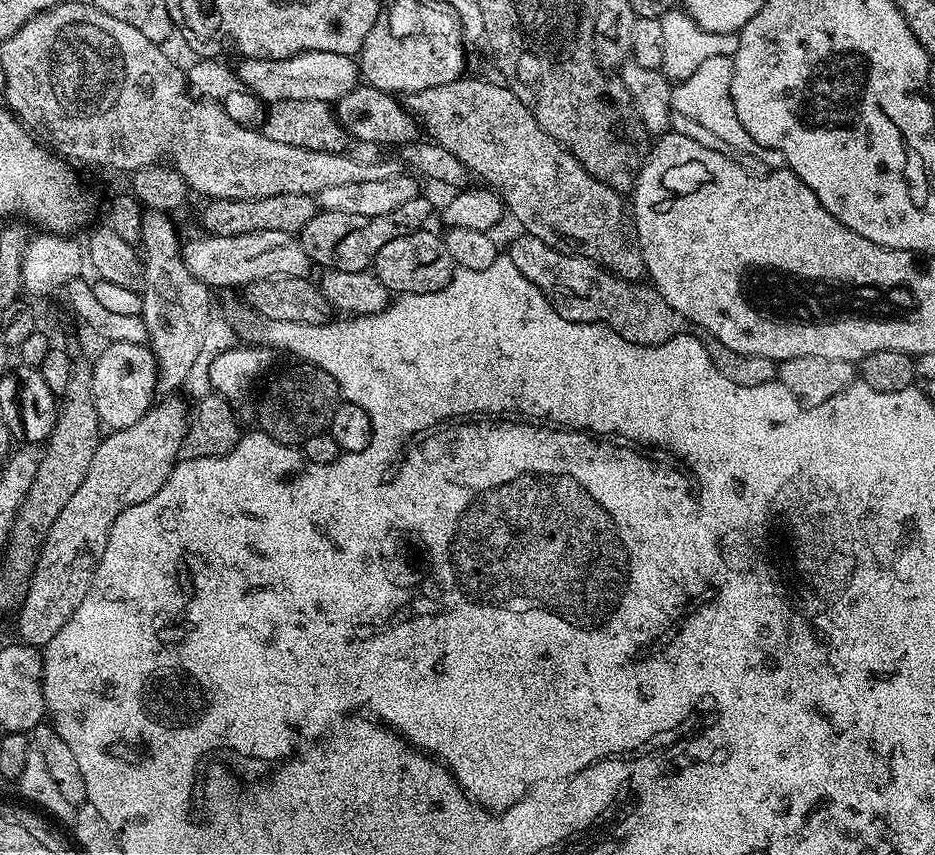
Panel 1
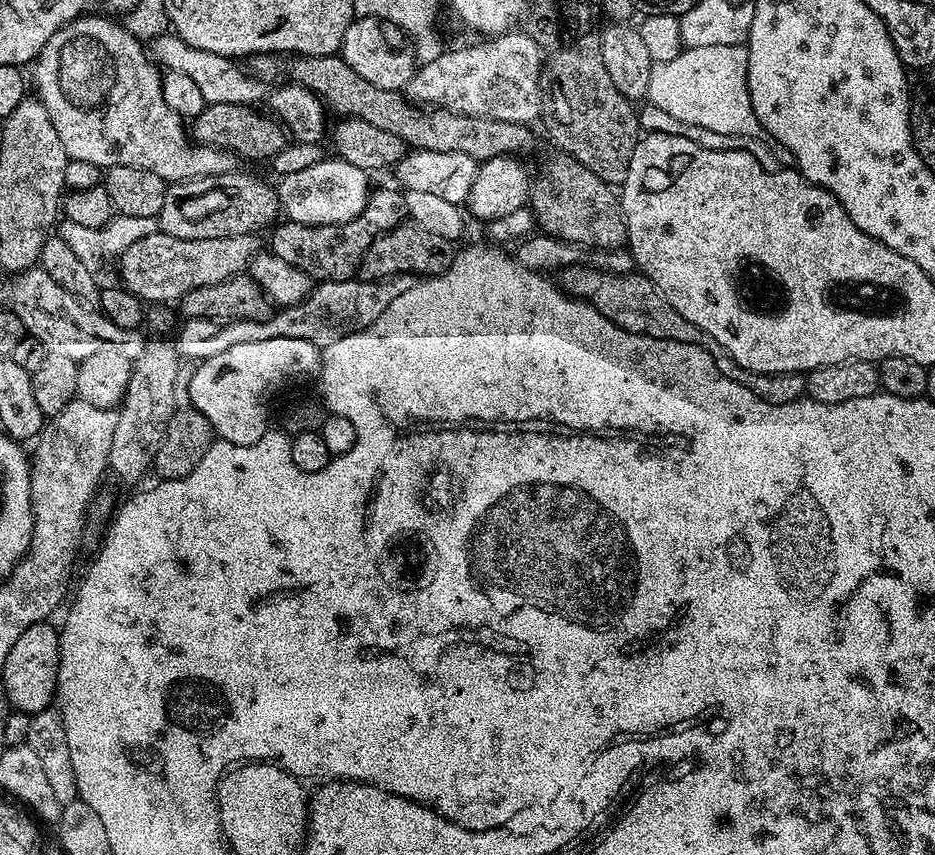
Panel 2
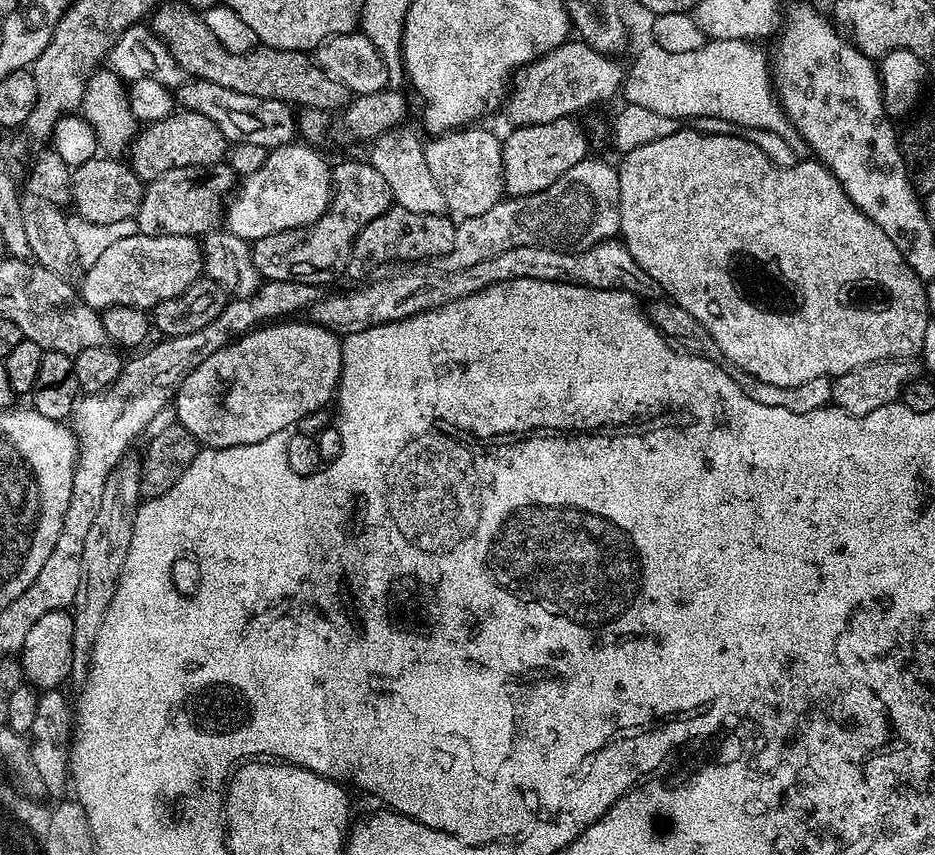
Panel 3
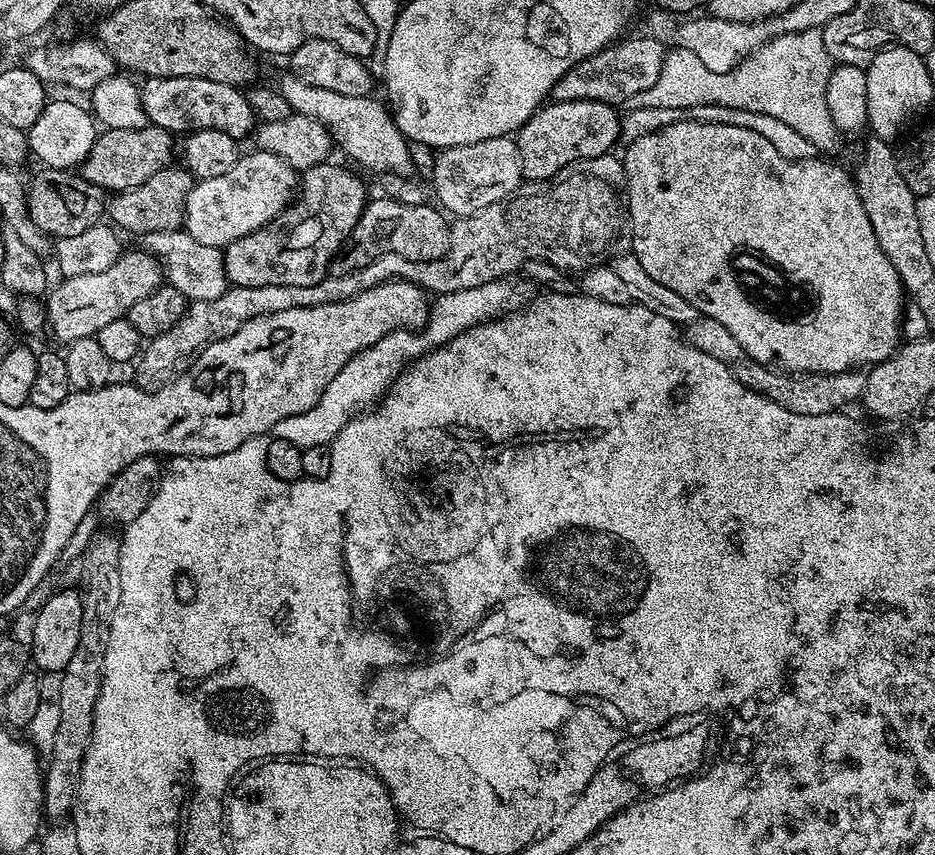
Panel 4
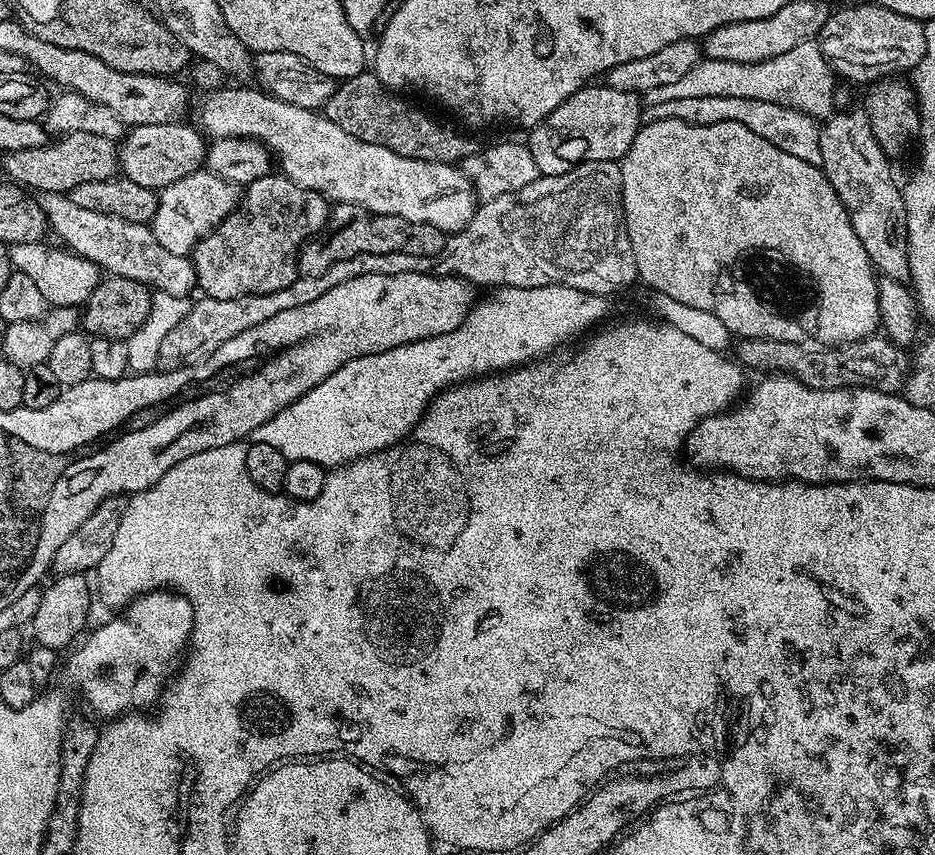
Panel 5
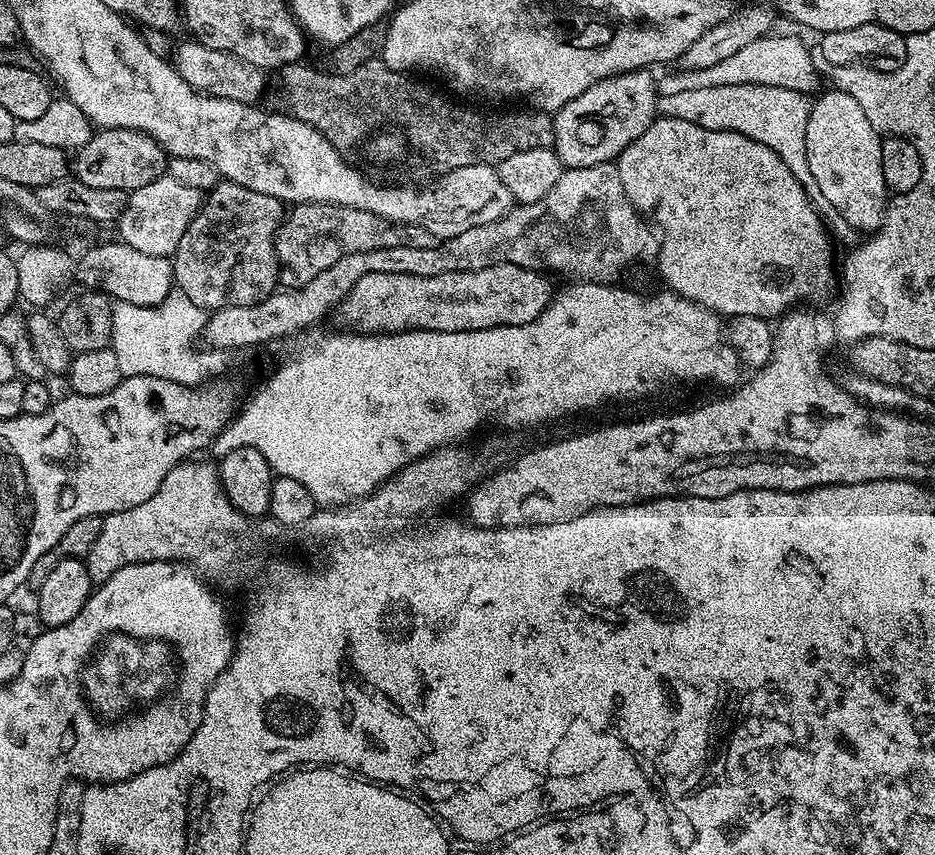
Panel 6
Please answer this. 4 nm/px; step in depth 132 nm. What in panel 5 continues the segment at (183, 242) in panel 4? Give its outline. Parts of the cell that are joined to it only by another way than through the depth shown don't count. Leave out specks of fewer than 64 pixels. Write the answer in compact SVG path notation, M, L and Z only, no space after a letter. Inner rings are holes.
M45 192L38 203L44 211L47 227L60 235L59 243L68 251L92 260L105 273L130 278L148 285L149 289L175 296L188 296L196 288L196 271L191 259L170 254L170 250L154 238L148 224L126 222L126 218L114 218L98 210L74 206L63 192Z

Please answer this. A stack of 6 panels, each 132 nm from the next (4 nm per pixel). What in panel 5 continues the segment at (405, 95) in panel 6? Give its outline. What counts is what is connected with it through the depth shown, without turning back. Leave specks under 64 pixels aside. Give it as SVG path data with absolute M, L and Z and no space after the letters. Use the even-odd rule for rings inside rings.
M366 70L354 78L339 81L334 94L330 94L330 98L325 102L322 114L330 118L330 122L342 126L346 134L354 134L354 138L362 138L362 142L374 142L378 146L386 146L386 150L394 150L394 154L402 154L406 158L418 158L422 162L459 165L467 156L478 151L478 144L475 144L470 137L463 136L462 133L455 132L444 124L439 124L434 117L427 116L422 109L415 108L404 100L407 99L403 95L387 88L377 76Z

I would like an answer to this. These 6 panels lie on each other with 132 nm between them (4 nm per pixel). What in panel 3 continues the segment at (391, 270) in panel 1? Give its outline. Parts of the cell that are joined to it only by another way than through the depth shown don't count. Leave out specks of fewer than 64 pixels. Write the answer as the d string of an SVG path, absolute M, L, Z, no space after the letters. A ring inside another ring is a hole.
M393 206L390 210L386 210L386 214L378 214L378 218L374 218L374 222L368 223L367 226L362 226L362 230L358 234L358 238L354 238L354 246L350 250L350 258L348 259L348 271L346 273L347 279L352 279L352 282L364 282L369 279L367 277L371 272L379 270L383 264L392 264L395 260L436 260L439 261L441 258L448 256L450 250L454 250L454 234L456 233L456 224L454 223L451 215L445 214L439 216L438 214L414 214L414 210L406 210L399 206Z

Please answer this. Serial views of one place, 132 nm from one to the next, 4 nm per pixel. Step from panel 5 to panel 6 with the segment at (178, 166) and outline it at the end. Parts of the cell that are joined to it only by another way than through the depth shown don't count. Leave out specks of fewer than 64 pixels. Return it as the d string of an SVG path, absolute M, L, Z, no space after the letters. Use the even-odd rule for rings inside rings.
M105 128L97 131L74 156L74 176L86 186L132 193L168 171L169 153L152 136L138 130Z

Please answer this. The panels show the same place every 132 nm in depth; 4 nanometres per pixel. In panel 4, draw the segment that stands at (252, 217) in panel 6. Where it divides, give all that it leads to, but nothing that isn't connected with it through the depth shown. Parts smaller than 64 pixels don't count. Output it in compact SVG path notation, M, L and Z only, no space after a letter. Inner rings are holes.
M333 162L316 164L313 168L303 169L300 176L298 195L288 209L275 216L266 226L238 238L233 244L223 249L226 262L226 274L229 285L242 286L314 286L329 275L332 260L346 242L350 230L358 226L362 210L367 206L370 193L368 188L351 172L353 169L339 168Z

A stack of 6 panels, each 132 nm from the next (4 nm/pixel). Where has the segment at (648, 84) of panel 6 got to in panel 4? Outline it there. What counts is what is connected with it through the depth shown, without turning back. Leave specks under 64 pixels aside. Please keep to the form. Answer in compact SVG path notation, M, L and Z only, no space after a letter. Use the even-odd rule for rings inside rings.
M558 100L545 103L515 133L524 180L549 180L579 160L607 156L620 140L621 113L597 100Z

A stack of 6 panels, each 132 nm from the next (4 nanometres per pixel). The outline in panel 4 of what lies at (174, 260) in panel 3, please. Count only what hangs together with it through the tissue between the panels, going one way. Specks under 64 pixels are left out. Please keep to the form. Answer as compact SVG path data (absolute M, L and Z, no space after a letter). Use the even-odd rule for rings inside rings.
M140 250L127 252L119 255L106 270L61 279L61 284L47 293L46 324L49 329L52 327L61 345L67 346L78 338L95 336L102 326L125 319L134 302L139 302L146 298L146 294L161 287L165 274L160 261Z

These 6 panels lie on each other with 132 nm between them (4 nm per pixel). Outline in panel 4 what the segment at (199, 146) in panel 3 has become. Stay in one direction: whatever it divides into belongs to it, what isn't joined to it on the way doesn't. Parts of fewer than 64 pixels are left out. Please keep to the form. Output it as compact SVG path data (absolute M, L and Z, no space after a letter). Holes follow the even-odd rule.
M145 126L138 130L114 130L104 128L97 135L84 163L78 168L79 175L109 193L134 190L134 186L142 186L146 178L154 178L163 168L169 167L172 160L173 133L164 128Z

